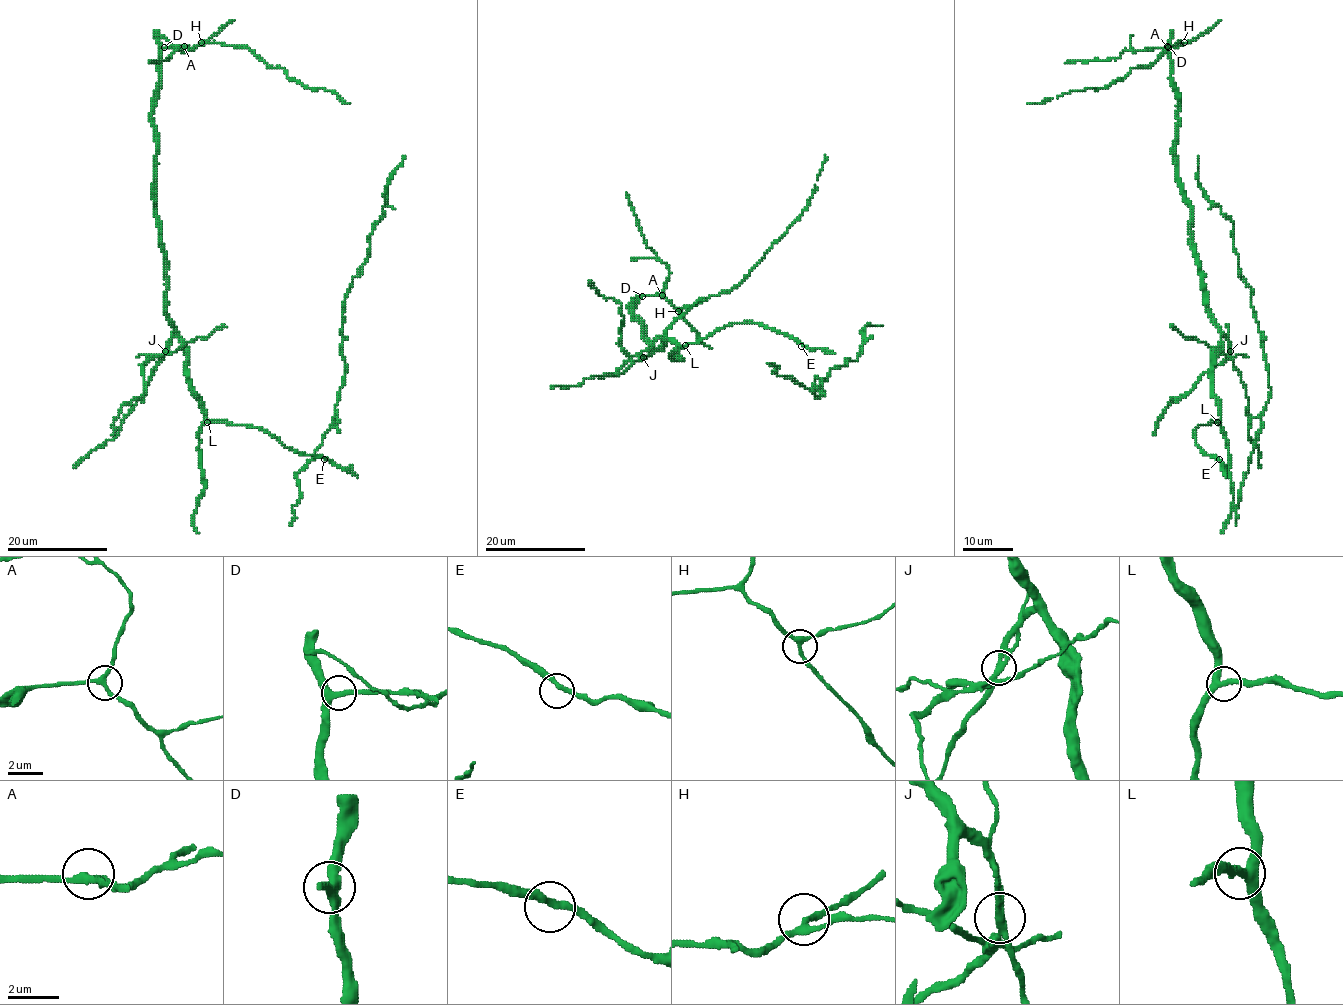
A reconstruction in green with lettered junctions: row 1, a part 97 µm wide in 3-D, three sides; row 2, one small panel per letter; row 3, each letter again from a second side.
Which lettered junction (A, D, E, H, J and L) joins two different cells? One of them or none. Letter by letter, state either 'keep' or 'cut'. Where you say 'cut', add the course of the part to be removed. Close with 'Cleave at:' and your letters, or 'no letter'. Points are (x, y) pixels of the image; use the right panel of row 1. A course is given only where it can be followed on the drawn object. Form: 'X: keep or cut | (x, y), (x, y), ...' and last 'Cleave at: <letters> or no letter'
A: keep
D: keep
E: keep
H: keep
J: cut | (1230, 351), (1221, 364), (1200, 378), (1189, 391), (1180, 398), (1172, 398), (1153, 435)
L: keep
Cleave at: J

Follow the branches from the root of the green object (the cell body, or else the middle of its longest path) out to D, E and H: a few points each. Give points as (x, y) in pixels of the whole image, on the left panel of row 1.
D: (187, 350), (166, 311), (166, 258), (156, 200), (157, 144), (152, 104), (159, 77), (159, 53), (164, 47)
E: (187, 350), (187, 381), (207, 420), (225, 420), (265, 429), (284, 445), (324, 459)
H: (187, 350), (166, 311), (166, 258), (157, 216), (152, 104), (161, 51), (167, 47), (195, 48), (201, 42)

